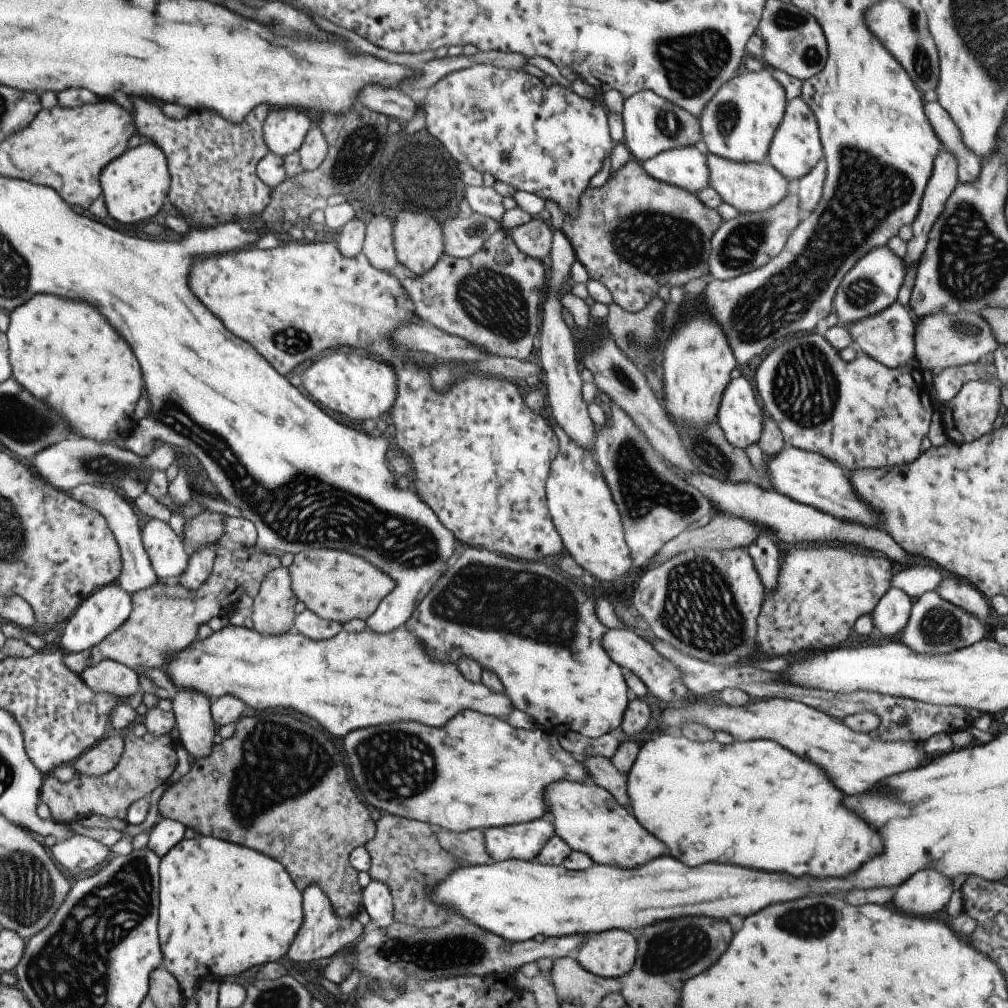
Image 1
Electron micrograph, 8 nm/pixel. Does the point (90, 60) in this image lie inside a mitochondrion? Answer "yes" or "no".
no

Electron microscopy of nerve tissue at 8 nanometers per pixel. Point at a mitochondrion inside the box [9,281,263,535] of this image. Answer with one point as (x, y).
(117, 470)

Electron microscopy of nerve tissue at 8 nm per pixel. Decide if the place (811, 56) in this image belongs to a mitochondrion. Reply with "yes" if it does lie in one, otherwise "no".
yes

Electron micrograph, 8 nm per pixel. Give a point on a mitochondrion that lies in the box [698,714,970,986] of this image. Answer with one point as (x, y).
(816, 920)

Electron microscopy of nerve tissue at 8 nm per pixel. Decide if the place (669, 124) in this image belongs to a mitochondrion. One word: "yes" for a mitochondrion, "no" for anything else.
yes

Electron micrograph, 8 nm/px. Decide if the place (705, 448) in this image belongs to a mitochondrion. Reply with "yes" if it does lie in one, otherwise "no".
yes

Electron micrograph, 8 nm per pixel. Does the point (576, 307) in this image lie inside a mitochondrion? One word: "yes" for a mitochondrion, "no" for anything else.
no

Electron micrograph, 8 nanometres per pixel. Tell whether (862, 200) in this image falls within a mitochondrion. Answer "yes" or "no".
yes

